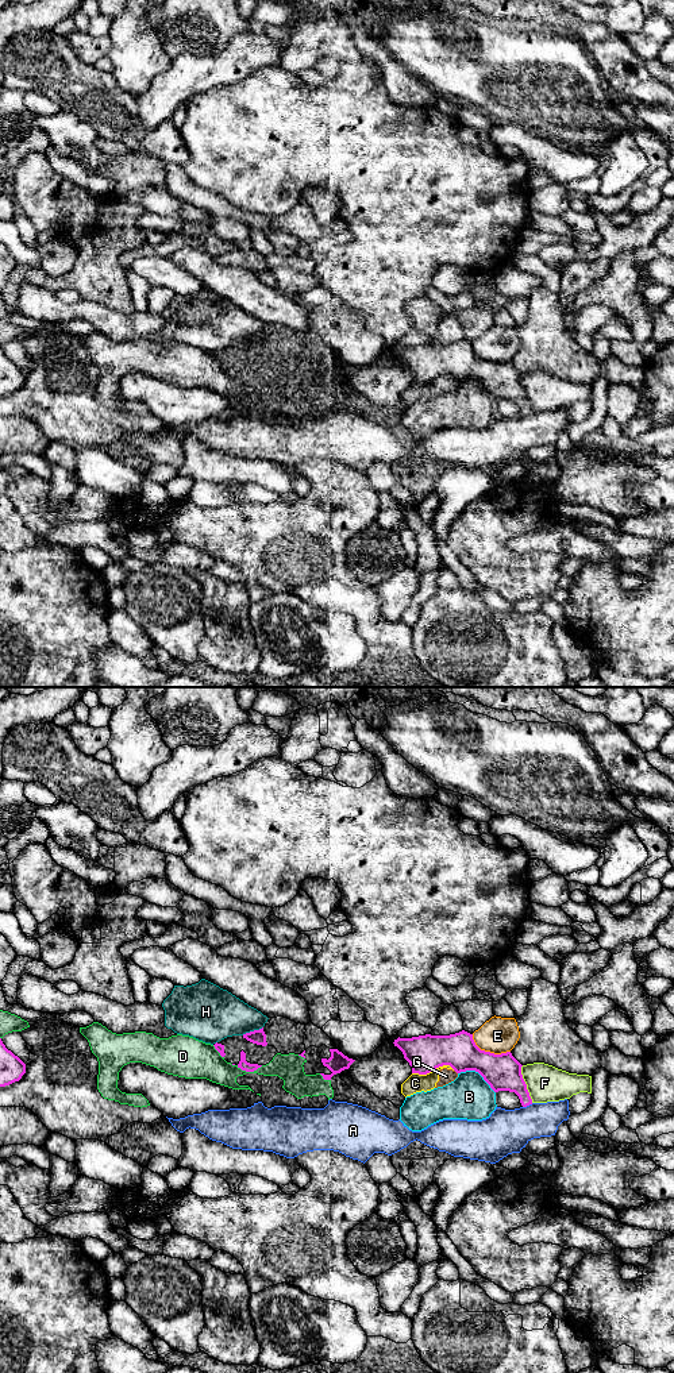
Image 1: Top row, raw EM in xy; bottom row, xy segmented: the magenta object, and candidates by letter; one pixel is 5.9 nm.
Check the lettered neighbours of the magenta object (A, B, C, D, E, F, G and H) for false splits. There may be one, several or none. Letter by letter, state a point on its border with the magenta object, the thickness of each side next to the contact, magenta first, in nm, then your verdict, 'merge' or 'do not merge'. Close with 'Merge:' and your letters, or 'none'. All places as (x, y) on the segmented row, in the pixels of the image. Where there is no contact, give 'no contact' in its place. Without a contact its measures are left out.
A: xy (527, 1105) | 220/260 nm | do not merge
B: xy (478, 1072) | 220/280 nm | do not merge
C: xy (432, 1069) | 220/110 nm | do not merge
D: xy (249, 1071) | 60/180 nm | do not merge
E: xy (488, 1052) | 220/220 nm | do not merge
F: xy (526, 1084) | 220/220 nm | do not merge
G: xy (455, 1071) | 220/90 nm | do not merge
H: xy (251, 1032) | 90/320 nm | do not merge
Merge: none

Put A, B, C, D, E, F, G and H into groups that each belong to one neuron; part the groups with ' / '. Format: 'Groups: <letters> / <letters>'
Groups: A / B / C G / D / E / F / H

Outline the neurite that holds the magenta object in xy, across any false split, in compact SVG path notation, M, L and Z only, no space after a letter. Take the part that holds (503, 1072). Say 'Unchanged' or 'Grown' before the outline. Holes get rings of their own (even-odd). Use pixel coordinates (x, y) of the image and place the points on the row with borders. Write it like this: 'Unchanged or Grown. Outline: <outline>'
Unchanged. Outline: M462 1030L450 1035L419 1035L394 1040L412 1073L427 1075L439 1067L450 1065L457 1073L478 1072L494 1092L515 1092L523 1107L532 1104L521 1075L521 1064L511 1052L494 1054L481 1050L473 1034Z

